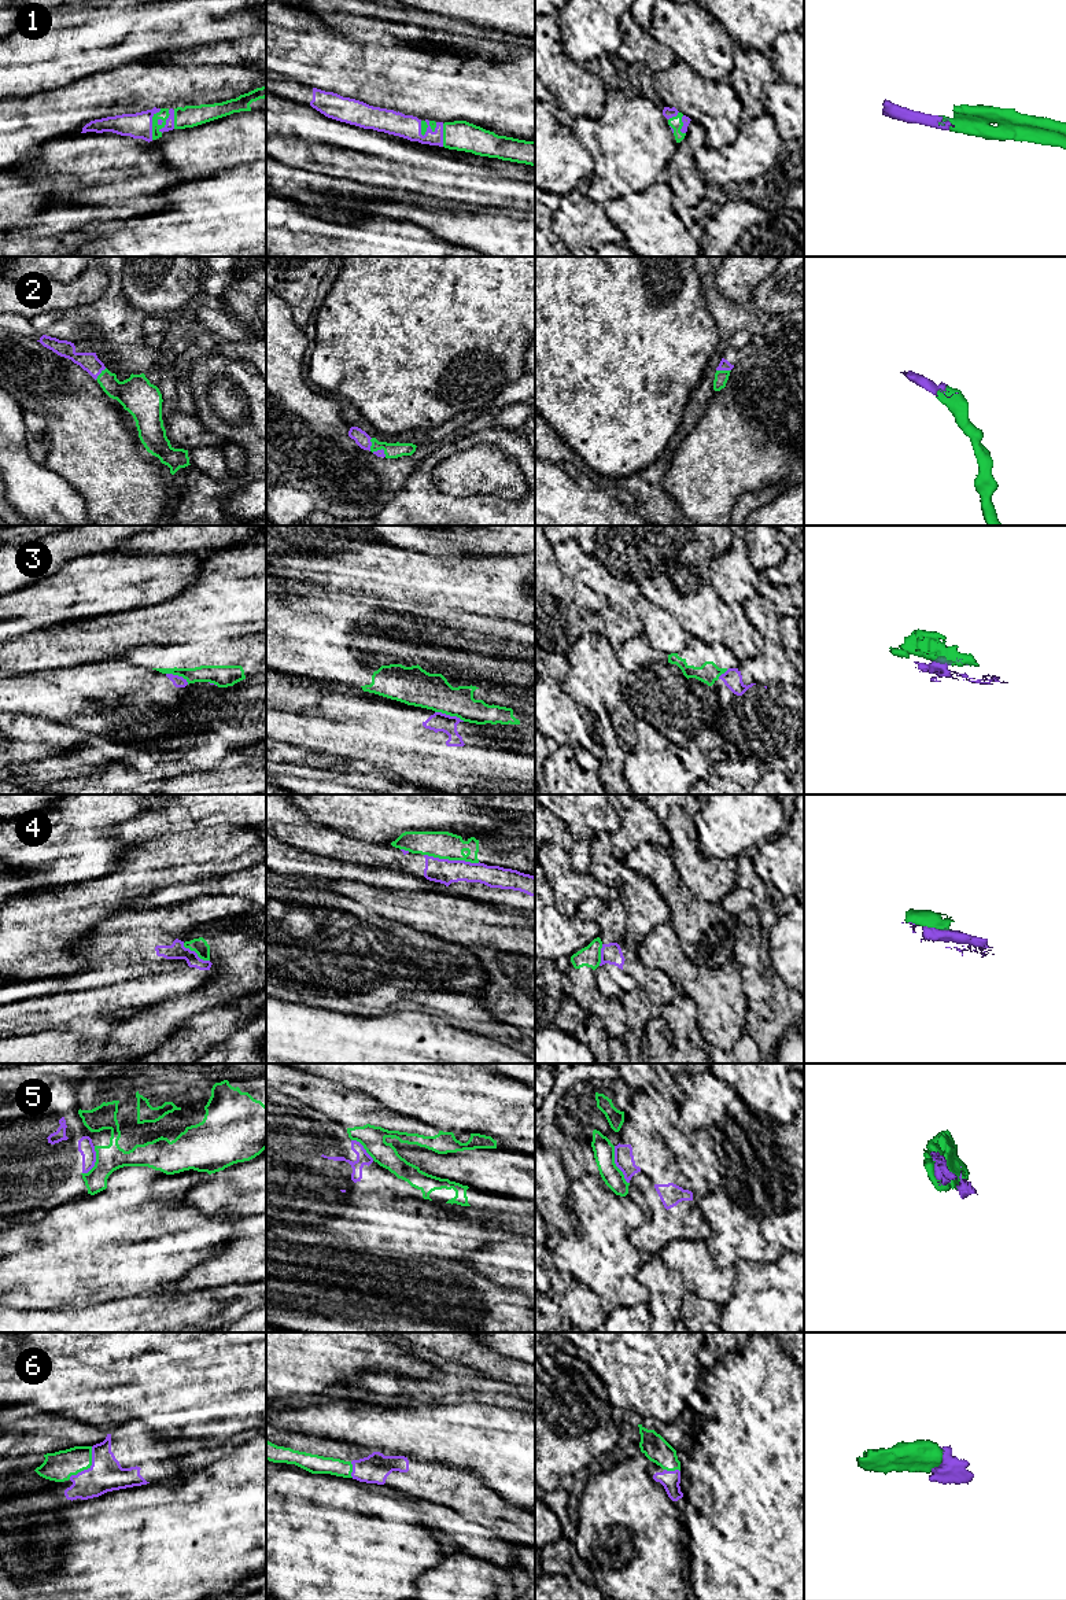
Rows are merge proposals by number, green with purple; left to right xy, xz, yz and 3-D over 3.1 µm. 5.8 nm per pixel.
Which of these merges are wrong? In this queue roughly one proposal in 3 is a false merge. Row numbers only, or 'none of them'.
3, 4, 5

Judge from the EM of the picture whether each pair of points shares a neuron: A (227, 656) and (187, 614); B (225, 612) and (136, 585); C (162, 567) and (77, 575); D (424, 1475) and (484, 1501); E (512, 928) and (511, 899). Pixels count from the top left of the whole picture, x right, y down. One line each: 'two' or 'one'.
A: two
B: two
C: one
D: one
E: two

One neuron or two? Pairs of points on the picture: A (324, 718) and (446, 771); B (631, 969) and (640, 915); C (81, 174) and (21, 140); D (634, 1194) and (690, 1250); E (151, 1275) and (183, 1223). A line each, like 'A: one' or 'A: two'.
A: one
B: two
C: two
D: two
E: one

